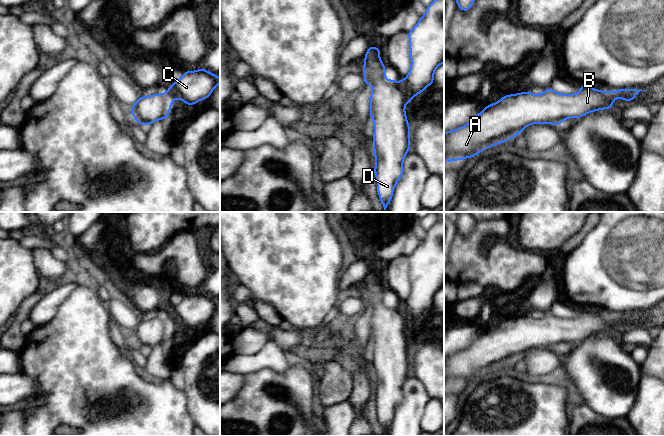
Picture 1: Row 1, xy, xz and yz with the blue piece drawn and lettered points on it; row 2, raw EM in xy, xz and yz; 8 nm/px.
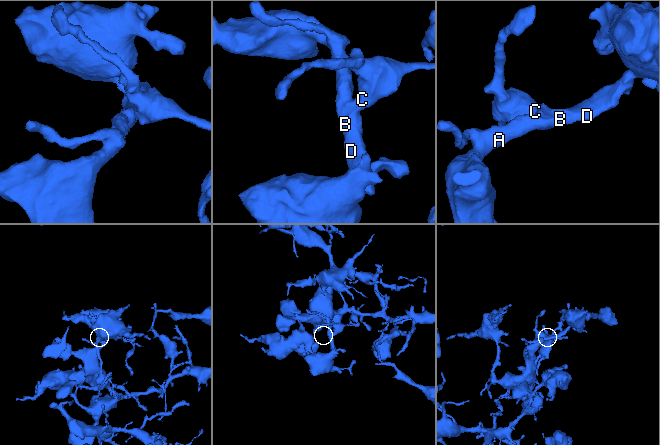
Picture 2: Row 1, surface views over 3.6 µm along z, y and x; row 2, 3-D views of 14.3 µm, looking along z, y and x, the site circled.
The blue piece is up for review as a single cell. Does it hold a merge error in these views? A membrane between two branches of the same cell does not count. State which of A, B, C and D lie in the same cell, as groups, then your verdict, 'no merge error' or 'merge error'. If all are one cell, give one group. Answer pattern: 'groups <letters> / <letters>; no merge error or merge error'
groups A B C D; no merge error

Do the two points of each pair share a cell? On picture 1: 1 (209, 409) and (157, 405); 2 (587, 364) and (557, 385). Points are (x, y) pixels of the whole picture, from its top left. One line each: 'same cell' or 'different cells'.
1: different cells
2: different cells

